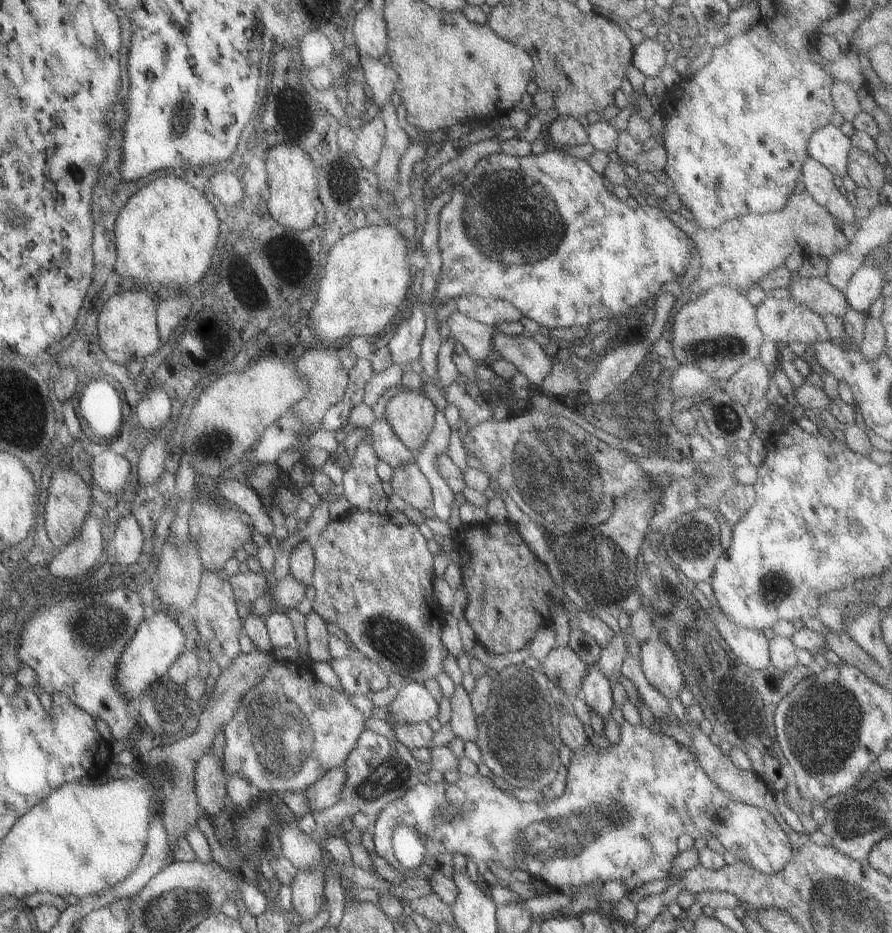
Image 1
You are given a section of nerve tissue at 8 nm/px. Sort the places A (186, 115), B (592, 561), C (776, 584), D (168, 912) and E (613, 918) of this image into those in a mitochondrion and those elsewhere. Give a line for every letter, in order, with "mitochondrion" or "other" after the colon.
A: mitochondrion
B: mitochondrion
C: mitochondrion
D: mitochondrion
E: other

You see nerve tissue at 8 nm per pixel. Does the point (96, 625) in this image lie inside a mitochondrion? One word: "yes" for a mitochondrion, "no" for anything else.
yes

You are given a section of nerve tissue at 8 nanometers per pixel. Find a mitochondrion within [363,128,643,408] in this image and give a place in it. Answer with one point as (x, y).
(496, 218)

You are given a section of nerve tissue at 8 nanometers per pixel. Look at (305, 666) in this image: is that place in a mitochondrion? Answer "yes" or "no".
no

